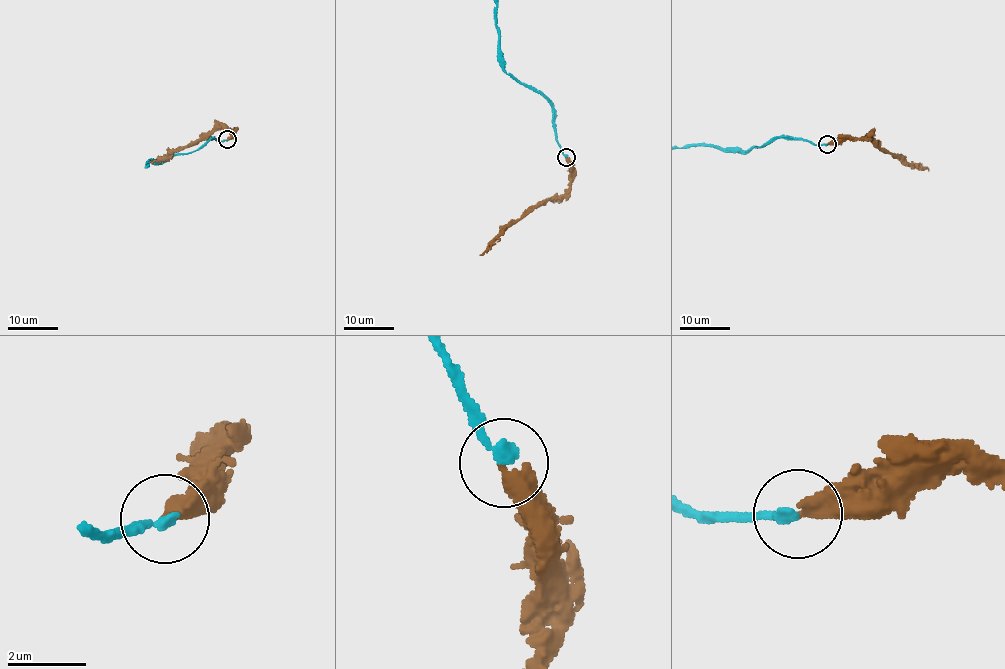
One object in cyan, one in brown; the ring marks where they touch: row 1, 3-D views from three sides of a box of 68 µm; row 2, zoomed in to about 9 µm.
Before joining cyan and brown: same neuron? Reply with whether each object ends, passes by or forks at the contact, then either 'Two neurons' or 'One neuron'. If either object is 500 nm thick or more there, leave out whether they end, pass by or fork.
At the ring cyan ends. At the ring brown ends. One neuron

